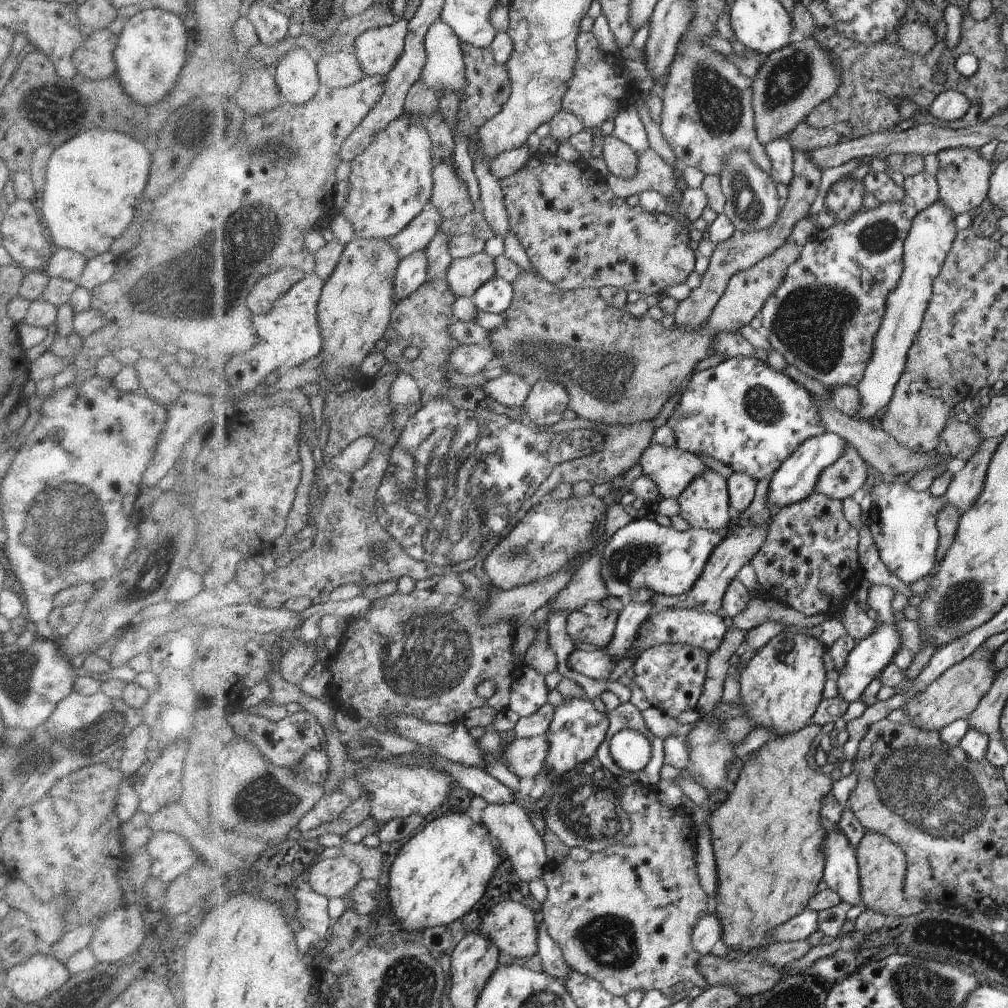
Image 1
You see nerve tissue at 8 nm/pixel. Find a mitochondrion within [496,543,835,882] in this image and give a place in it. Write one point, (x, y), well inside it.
(586, 814)

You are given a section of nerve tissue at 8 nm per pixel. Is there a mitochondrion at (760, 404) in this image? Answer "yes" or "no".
yes

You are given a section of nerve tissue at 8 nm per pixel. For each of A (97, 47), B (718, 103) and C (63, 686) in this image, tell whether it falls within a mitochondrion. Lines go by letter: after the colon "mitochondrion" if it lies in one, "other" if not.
A: other
B: mitochondrion
C: other

